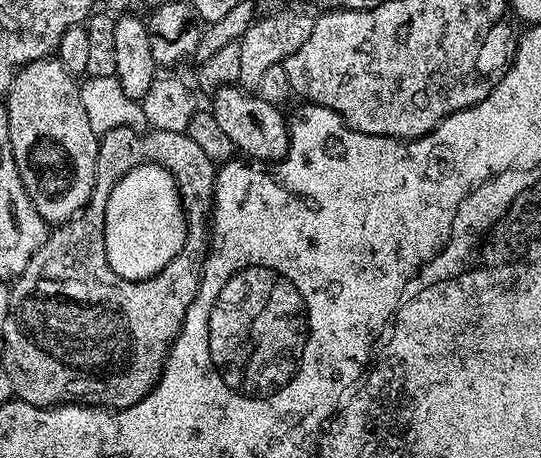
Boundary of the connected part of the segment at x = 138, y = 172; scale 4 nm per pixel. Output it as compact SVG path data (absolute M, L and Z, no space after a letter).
M162 166L131 168L110 190L104 211L104 249L114 274L127 280L158 274L184 248L187 229L180 191Z

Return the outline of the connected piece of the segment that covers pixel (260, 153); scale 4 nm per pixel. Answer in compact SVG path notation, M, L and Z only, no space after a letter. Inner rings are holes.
M239 86L219 88L211 97L210 111L212 117L222 126L234 142L237 153L251 158L256 162L269 162L268 160L283 161L288 155L288 141L290 139L290 124L279 107L266 102L258 94L245 91Z

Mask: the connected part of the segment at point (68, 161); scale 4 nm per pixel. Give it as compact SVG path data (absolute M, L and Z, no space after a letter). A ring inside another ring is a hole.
M59 58L35 60L16 75L7 94L6 103L14 162L18 166L18 174L22 174L26 194L30 194L30 202L34 202L45 224L49 226L65 224L71 216L77 216L92 197L96 185L96 159L100 149L98 134L90 130L90 121L86 119L77 77L65 70L64 63Z

